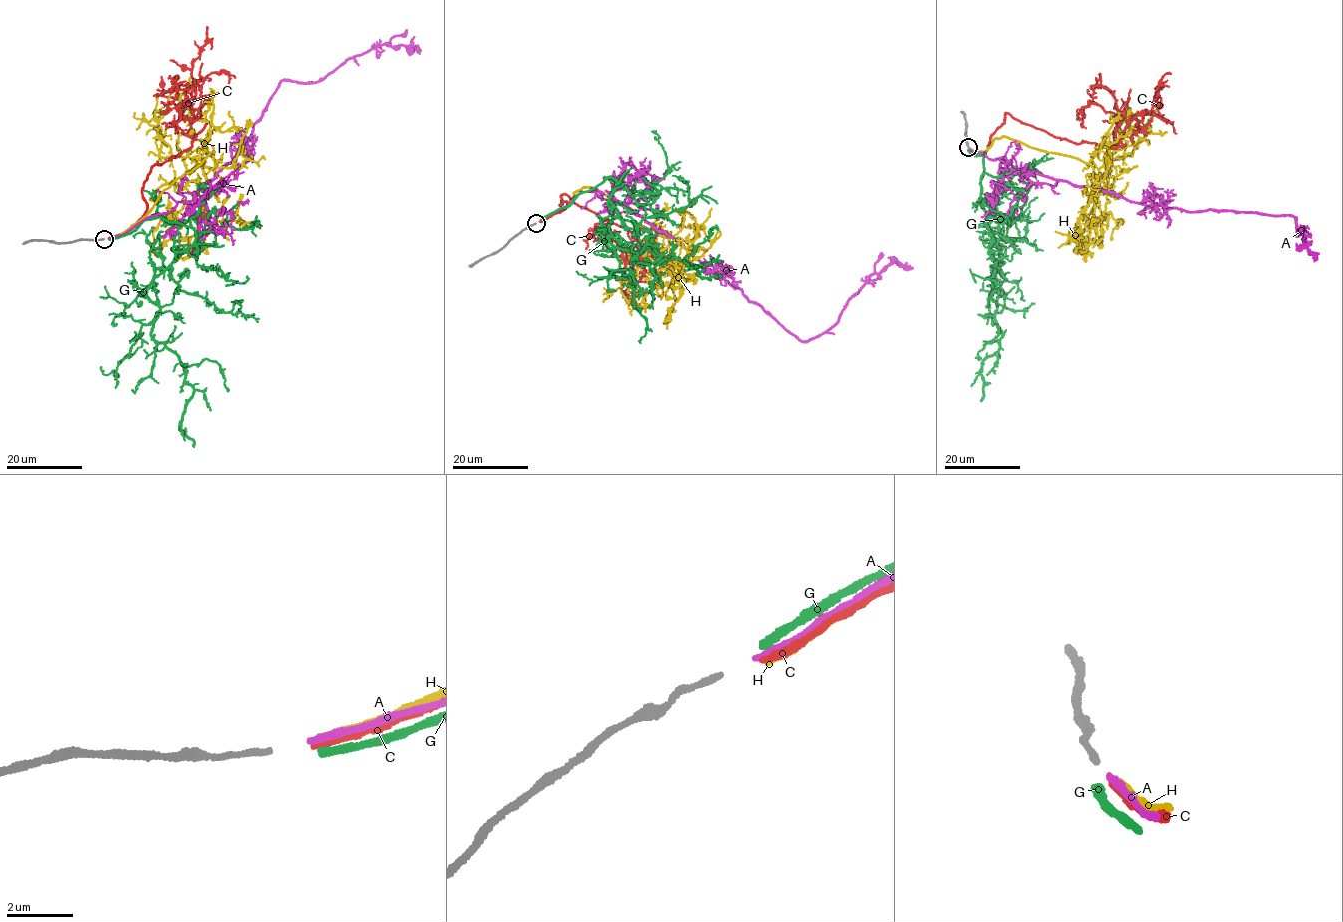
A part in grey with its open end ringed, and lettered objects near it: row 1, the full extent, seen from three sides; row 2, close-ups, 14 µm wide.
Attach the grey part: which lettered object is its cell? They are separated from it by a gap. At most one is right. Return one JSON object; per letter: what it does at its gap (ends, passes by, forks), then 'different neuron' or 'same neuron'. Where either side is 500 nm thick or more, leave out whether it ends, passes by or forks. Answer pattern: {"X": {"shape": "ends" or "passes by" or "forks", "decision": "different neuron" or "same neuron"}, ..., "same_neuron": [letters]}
{"A": {"shape": "ends", "decision": "different neuron"}, "C": {"shape": "ends", "decision": "different neuron"}, "G": {"shape": "ends", "decision": "different neuron"}, "H": {"shape": "ends", "decision": "different neuron"}, "same_neuron": []}

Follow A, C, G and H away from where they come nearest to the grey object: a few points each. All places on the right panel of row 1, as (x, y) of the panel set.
A: (970, 148), (1023, 173), (1106, 190), (1146, 206), (1293, 216), (1314, 262)
C: (970, 149), (983, 153), (1008, 113), (1052, 136), (1120, 147), (1130, 117), (1149, 113), (1160, 79), (1170, 74)
G: (968, 150), (986, 155), (979, 198), (992, 211), (987, 225), (1001, 256), (1000, 340), (984, 360), (980, 401)
H: (970, 150), (984, 152), (1005, 136), (1086, 162), (1094, 193), (1101, 188), (1101, 214), (1089, 237), (1102, 240)

